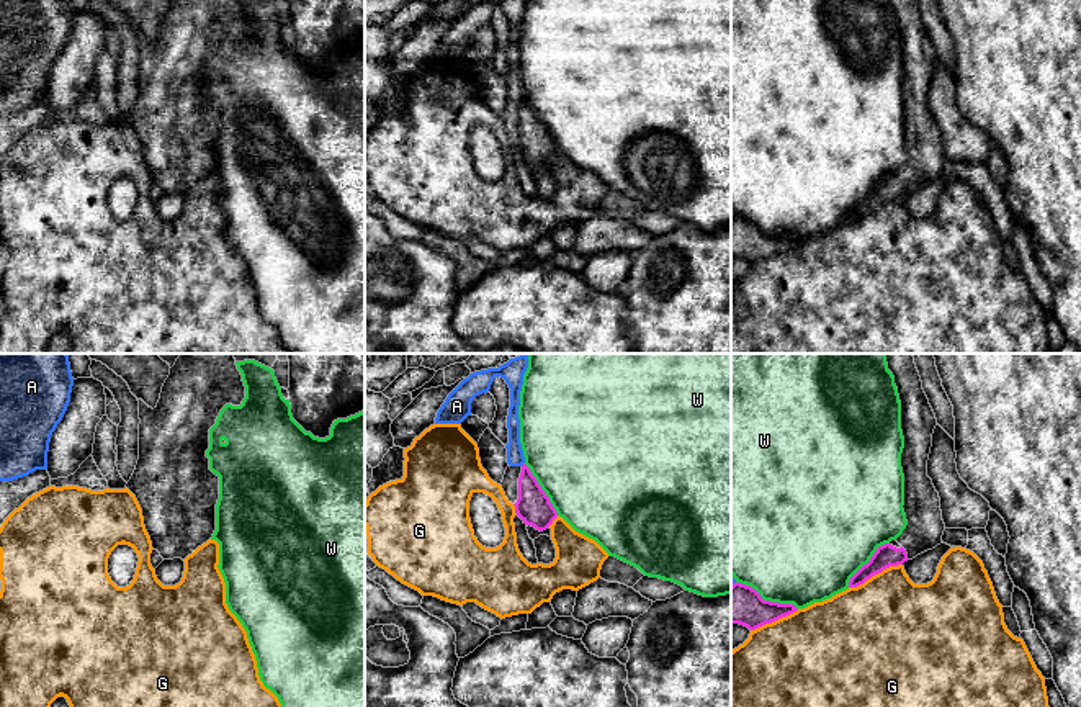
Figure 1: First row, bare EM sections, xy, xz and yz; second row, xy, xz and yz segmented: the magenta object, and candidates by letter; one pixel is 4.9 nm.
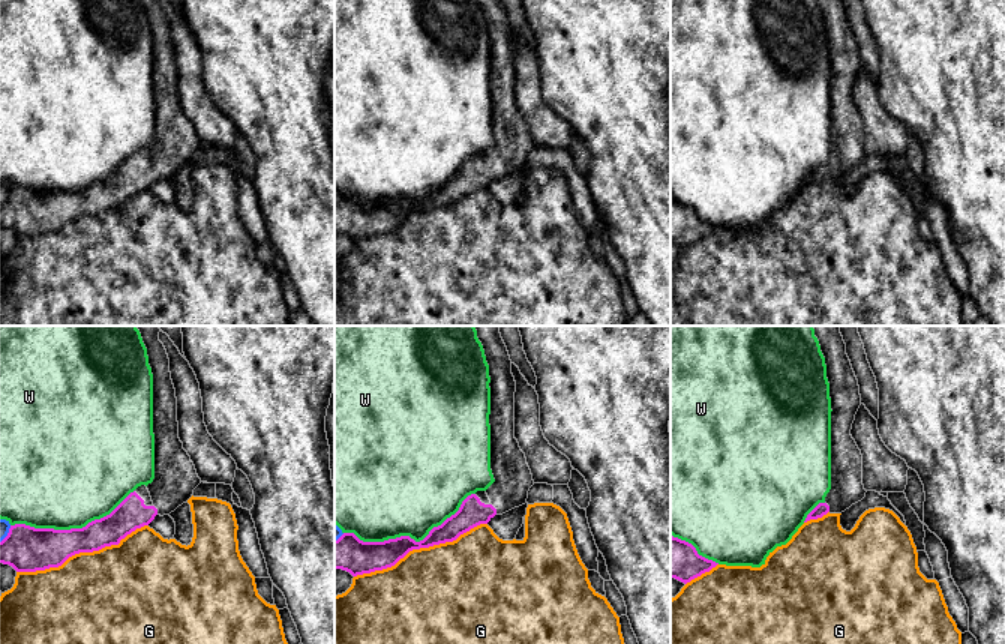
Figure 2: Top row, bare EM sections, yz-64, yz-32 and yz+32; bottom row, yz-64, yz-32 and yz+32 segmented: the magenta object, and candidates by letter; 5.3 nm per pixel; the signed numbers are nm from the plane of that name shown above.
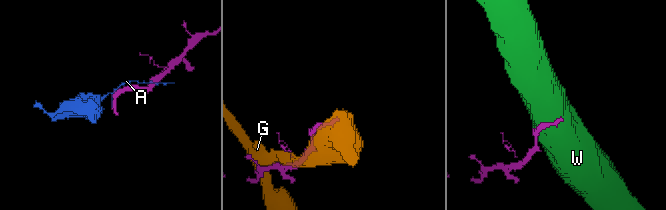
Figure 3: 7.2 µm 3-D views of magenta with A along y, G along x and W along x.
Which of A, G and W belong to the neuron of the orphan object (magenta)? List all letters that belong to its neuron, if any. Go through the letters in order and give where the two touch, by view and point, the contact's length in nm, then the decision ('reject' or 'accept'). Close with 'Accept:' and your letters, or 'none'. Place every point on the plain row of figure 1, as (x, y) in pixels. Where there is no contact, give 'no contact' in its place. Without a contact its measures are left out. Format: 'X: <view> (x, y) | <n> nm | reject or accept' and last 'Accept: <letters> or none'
A: yz (733, 218) | 40 nm | reject
G: yz (875, 207) | 300 nm | reject
W: yz (767, 234) | 340 nm | reject
Accept: none

